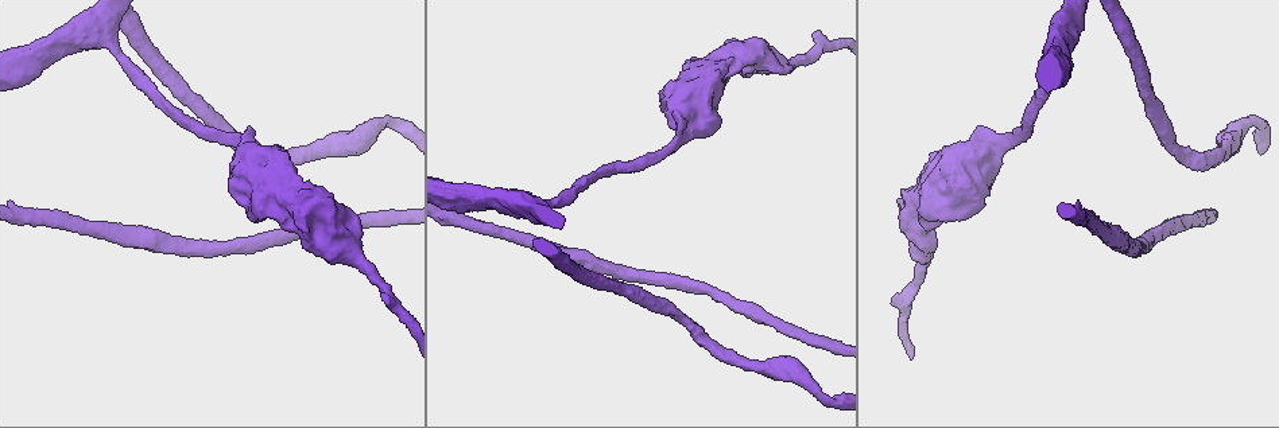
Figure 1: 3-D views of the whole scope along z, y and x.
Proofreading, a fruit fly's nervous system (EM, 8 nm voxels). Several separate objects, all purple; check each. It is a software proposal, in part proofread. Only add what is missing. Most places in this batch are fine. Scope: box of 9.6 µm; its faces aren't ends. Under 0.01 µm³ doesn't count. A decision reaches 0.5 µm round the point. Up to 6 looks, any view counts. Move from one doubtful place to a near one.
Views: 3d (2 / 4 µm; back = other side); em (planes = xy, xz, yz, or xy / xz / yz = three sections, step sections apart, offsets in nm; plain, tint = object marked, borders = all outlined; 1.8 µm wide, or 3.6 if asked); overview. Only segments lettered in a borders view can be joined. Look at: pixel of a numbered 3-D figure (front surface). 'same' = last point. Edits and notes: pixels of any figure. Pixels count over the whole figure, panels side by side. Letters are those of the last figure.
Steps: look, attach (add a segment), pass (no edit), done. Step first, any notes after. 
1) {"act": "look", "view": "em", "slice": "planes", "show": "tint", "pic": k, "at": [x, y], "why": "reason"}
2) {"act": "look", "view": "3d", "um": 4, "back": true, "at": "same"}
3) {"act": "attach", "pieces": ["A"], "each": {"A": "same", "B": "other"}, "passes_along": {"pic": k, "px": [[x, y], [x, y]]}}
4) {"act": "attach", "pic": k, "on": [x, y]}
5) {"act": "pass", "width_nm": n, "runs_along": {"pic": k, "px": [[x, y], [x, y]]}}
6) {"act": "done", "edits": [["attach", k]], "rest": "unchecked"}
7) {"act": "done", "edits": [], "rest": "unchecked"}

{"act": "look", "view": "3d", "um": 2, "pic": 1, "at": [787, 73], "why": "thick end"}

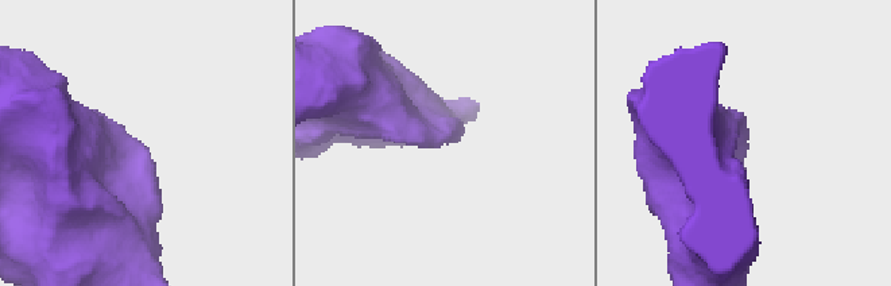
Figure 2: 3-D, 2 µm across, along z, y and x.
{"act": "look", "view": "em", "um": 3.6, "slice": "yz", "step": 8, "show": "borders", "pic": 2, "at": [739, 142]}

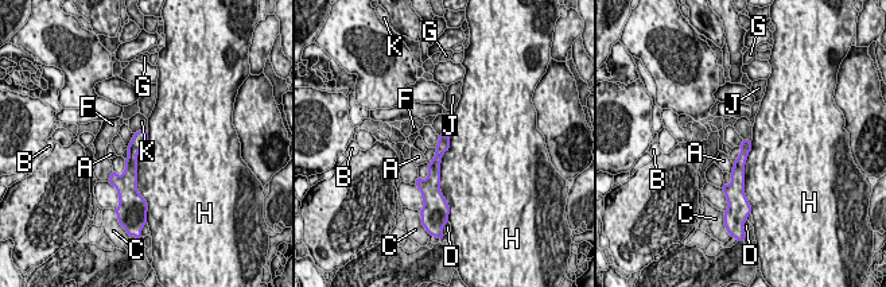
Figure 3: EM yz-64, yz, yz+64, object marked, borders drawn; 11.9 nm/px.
{"act": "pass", "longest_contact_nm": ["H", 650], "each": {"A": "other", "B": "other", "C": "other", "D": "other", "F": "other", "G": "other", "H": "other", "J": "other", "K": "other"}, "border": {"pic": 3, "px": [[450, 135], [439, 187]]}, "found": "none of them fits"}

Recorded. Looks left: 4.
{"act": "look", "view": "em", "slice": "planes", "show": "borders", "pic": 1, "at": [715, 117]}

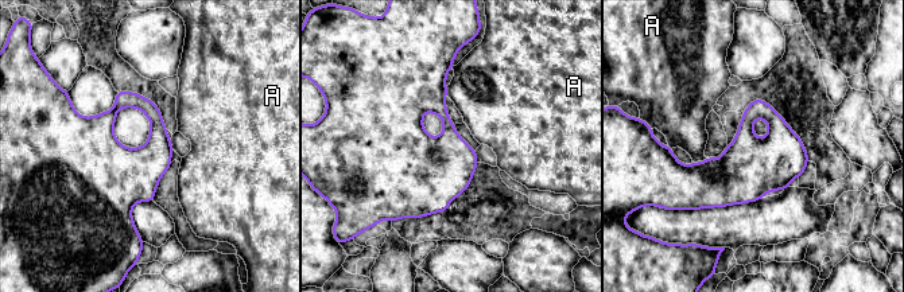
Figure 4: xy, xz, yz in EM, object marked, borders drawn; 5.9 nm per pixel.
{"act": "pass", "each": {"A": "other"}, "border": {"pic": 4, "px": [[707, 158], [702, 162], [693, 162]]}, "found": "no lettered segment goes on from it"}

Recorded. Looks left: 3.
{"act": "done", "edits": [], "rest": "unchecked"}

